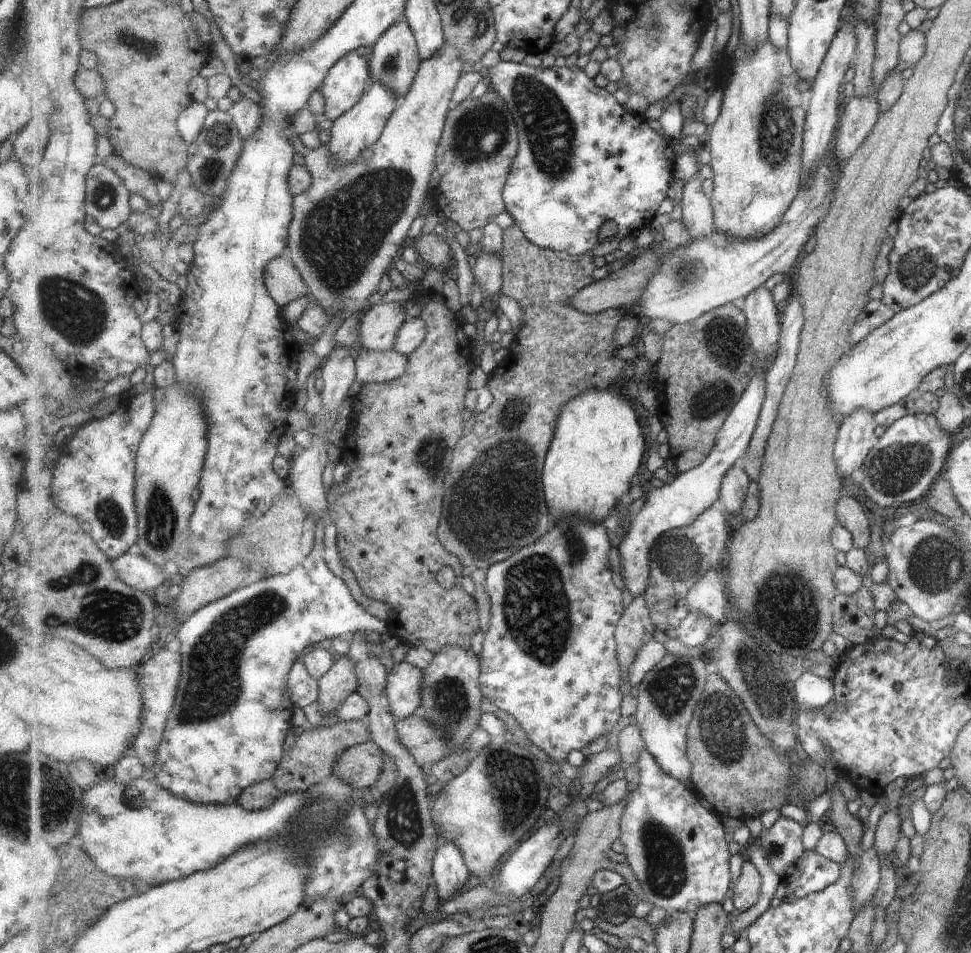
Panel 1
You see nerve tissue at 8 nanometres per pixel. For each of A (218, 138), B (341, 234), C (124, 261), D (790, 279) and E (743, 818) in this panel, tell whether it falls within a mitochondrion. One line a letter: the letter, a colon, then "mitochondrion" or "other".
A: mitochondrion
B: mitochondrion
C: other
D: other
E: other

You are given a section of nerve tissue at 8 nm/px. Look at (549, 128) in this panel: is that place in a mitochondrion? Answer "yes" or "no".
yes

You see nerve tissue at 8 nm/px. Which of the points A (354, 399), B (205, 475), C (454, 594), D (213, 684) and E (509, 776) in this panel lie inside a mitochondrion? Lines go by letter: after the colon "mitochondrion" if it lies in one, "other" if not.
A: other
B: other
C: other
D: mitochondrion
E: mitochondrion

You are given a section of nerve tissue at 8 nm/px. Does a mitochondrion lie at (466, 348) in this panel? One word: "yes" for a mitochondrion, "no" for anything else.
no

